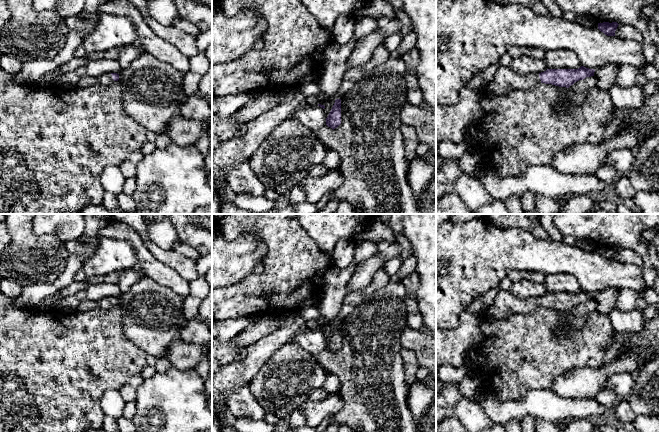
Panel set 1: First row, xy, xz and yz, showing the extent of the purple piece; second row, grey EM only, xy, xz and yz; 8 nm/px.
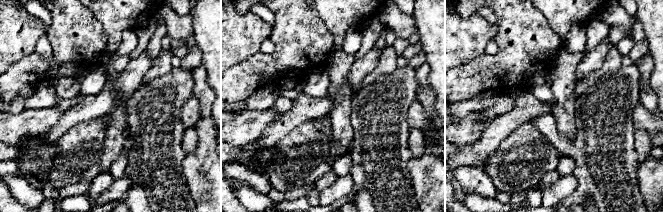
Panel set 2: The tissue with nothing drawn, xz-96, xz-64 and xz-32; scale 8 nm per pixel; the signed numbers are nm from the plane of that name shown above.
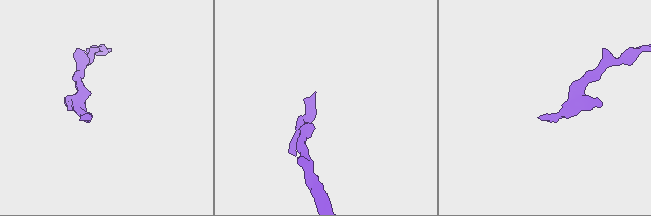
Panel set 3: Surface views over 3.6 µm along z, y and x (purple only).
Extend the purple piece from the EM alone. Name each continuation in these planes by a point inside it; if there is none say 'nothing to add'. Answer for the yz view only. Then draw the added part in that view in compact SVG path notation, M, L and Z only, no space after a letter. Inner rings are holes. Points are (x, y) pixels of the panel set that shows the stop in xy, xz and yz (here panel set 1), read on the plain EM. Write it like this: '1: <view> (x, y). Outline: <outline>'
1: yz (504, 304). Outline: M499 290L486 313L492 320L498 320L514 313L530 313L538 307L541 307L539 297L519 299L509 291Z

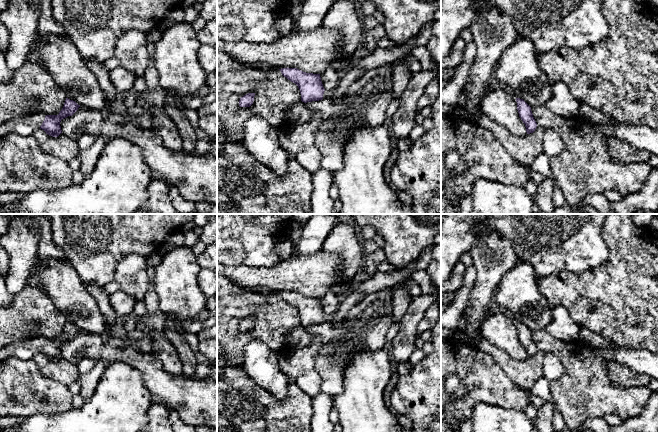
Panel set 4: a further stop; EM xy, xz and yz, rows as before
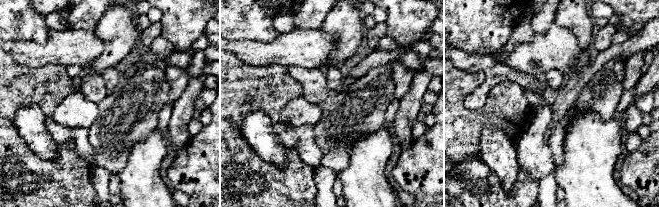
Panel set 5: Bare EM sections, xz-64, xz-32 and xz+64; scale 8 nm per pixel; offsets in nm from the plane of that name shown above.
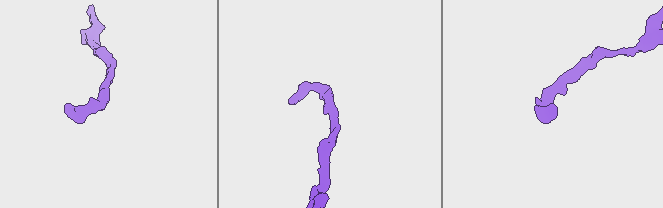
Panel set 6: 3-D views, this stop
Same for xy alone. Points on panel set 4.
1: xy (24, 349). Outline: M43 337L15 340L0 350L0 362L11 356L28 360L34 354L40 353L45 340Z

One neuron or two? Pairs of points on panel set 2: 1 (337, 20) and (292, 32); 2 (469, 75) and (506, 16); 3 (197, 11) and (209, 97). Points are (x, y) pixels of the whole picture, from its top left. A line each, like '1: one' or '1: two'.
1: two
2: one
3: two

